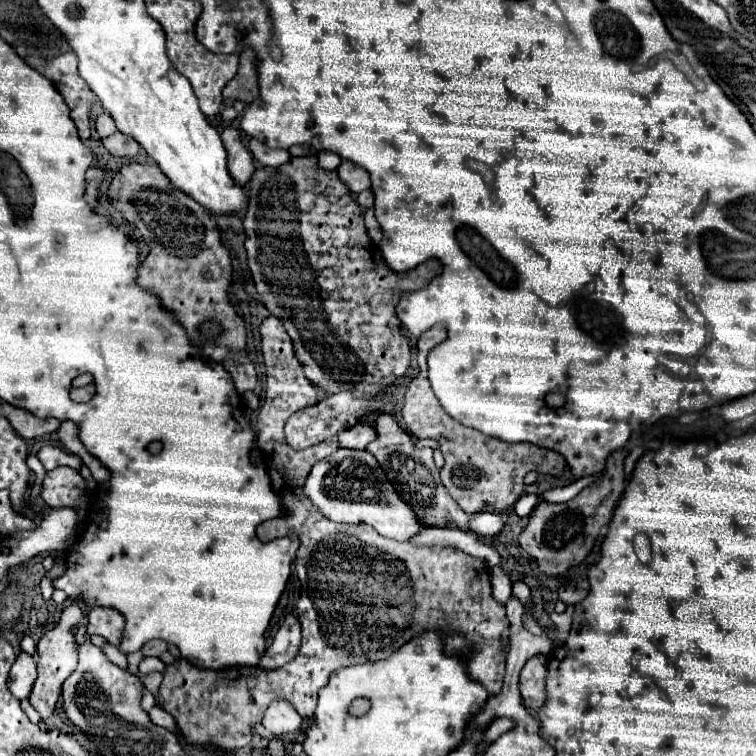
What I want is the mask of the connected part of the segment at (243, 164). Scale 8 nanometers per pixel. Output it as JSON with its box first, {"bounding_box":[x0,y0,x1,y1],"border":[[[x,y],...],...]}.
{"bounding_box":[221,127,255,187],"border":[[[227,127],[221,133],[221,139],[227,149],[227,169],[231,173],[231,179],[235,181],[235,185],[245,187],[251,179],[251,171],[255,171],[255,161],[249,149],[243,145],[241,133],[237,129]]]}

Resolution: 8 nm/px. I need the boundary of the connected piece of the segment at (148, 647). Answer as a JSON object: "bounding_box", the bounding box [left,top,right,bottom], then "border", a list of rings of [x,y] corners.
{"bounding_box":[141,641,167,657],"border":[[[149,641],[141,649],[143,655],[155,655],[155,657],[159,657],[163,651],[167,651],[167,643],[165,641]]]}

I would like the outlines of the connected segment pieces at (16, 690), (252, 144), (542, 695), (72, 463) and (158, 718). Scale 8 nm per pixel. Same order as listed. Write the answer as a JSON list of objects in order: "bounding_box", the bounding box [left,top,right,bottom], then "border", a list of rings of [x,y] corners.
[{"bounding_box":[7,653,37,701],"border":[[[21,653],[13,667],[11,667],[11,673],[9,673],[9,679],[7,679],[7,687],[9,691],[21,701],[21,699],[27,699],[29,693],[31,693],[31,687],[37,679],[37,665],[33,661],[33,657],[29,657],[27,653]]]},{"bounding_box":[249,139,291,167],"border":[[[257,139],[249,141],[249,149],[251,149],[255,161],[265,165],[265,167],[279,167],[279,165],[283,165],[283,163],[287,163],[291,159],[289,151],[285,151],[285,149],[271,149],[271,147],[263,145]]]},{"bounding_box":[519,655,547,711],"border":[[[543,655],[531,657],[519,676],[519,690],[523,705],[527,709],[537,711],[547,703],[545,677],[547,677],[547,659]]]},{"bounding_box":[37,445,83,471],"border":[[[51,445],[43,447],[43,449],[37,453],[37,457],[41,459],[41,463],[43,463],[45,469],[55,469],[55,467],[65,465],[65,467],[71,467],[71,469],[79,471],[81,465],[83,465],[83,461],[81,461],[77,455],[67,453],[67,451],[63,451],[63,449],[59,449],[59,447],[51,447]]]},{"bounding_box":[149,705,179,735],"border":[[[155,705],[155,707],[149,711],[149,719],[151,719],[151,723],[155,723],[155,725],[159,725],[159,727],[167,727],[167,729],[173,731],[175,735],[179,735],[177,725],[175,725],[175,719],[173,719],[167,711],[163,711],[161,707]]]}]

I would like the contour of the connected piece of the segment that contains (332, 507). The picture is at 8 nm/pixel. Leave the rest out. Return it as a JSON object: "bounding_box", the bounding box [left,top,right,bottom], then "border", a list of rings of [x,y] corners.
{"bounding_box":[305,449,435,541],"border":[[[339,449],[335,455],[315,463],[307,477],[305,493],[323,511],[327,519],[335,523],[365,523],[387,539],[409,541],[423,529],[435,527],[423,523],[411,511],[411,507],[391,485],[387,471],[383,471],[383,467],[379,467],[379,461],[367,451]]]}

